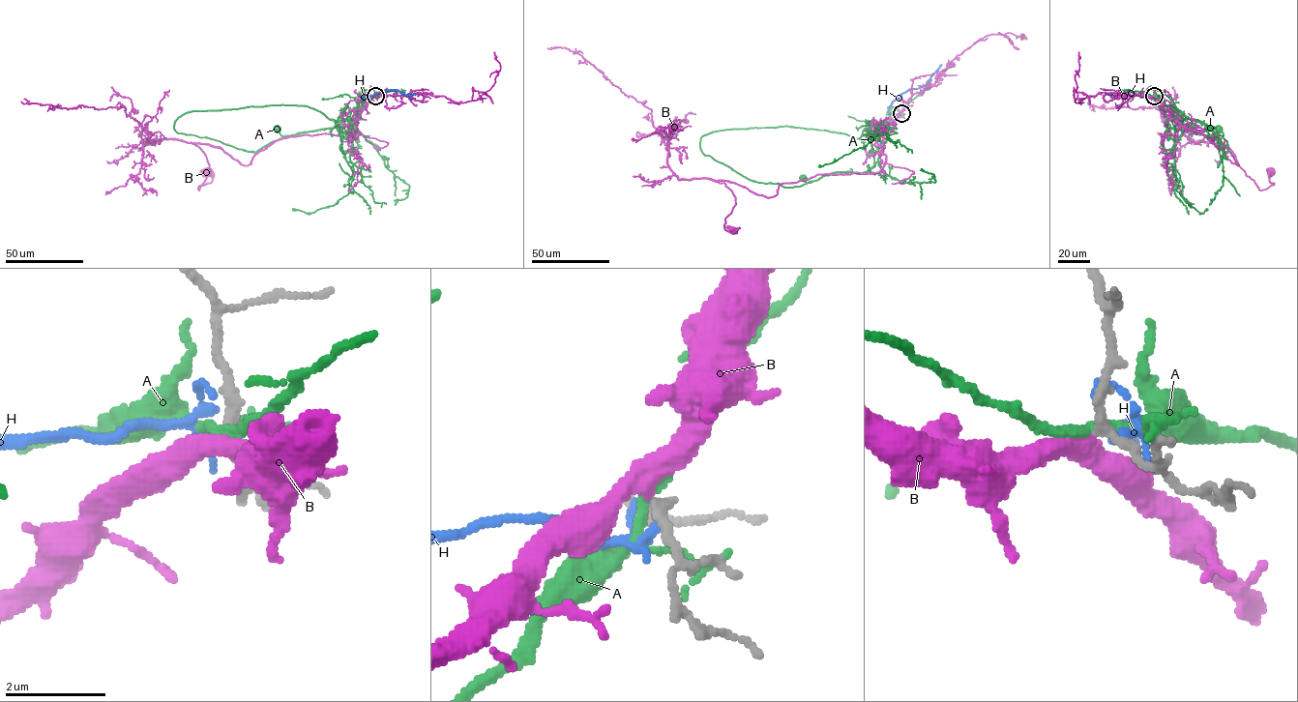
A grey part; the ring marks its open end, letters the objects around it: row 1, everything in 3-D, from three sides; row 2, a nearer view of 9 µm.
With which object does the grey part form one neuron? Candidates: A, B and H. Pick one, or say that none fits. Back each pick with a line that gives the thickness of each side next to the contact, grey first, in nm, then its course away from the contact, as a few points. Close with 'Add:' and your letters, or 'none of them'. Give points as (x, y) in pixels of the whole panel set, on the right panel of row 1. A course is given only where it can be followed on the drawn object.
B: 190/360 nm | via (1154, 96), (1187, 130), (1215, 133), (1259, 190), (1274, 184), (1271, 172)
Add: B

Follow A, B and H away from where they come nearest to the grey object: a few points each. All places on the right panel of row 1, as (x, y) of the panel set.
A: (1154, 96), (1160, 96), (1179, 114), (1210, 125), (1214, 128), (1213, 131), (1224, 135), (1219, 129)
B: (1154, 96), (1187, 130), (1215, 133), (1259, 190), (1274, 184), (1271, 172)
H: (1155, 96), (1141, 97), (1129, 90), (1117, 95), (1105, 95)

